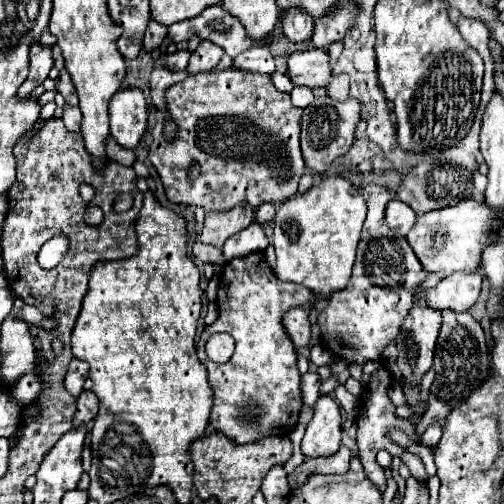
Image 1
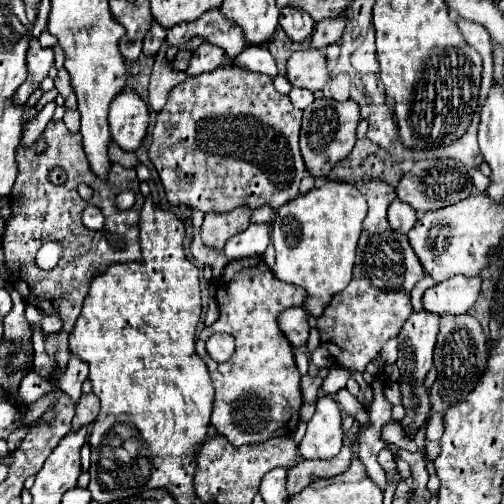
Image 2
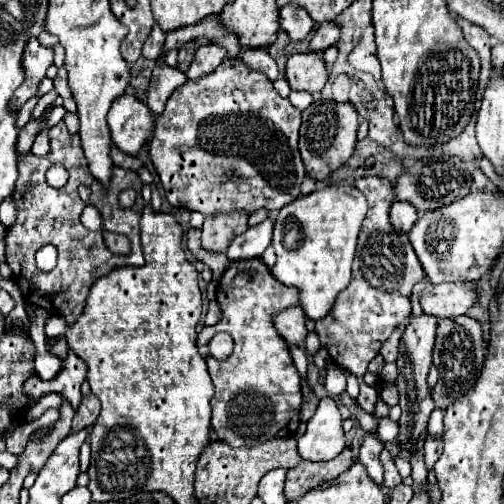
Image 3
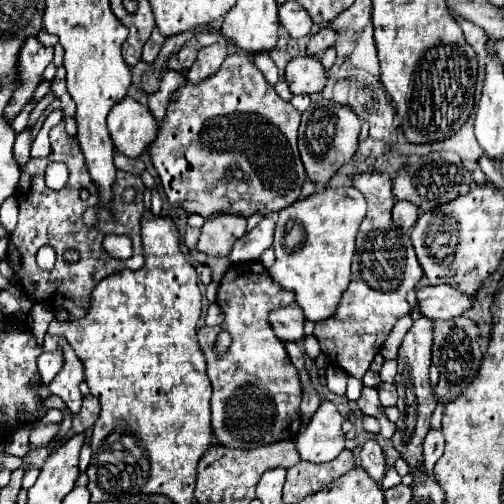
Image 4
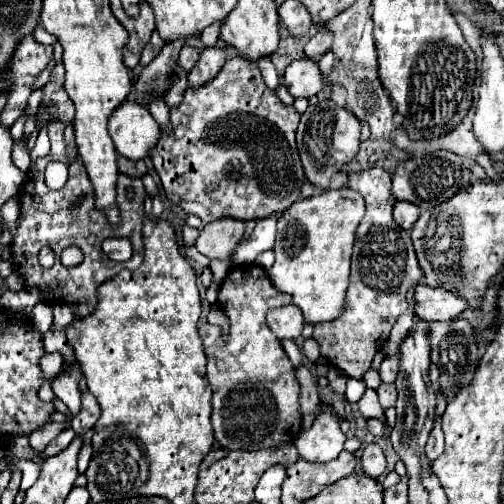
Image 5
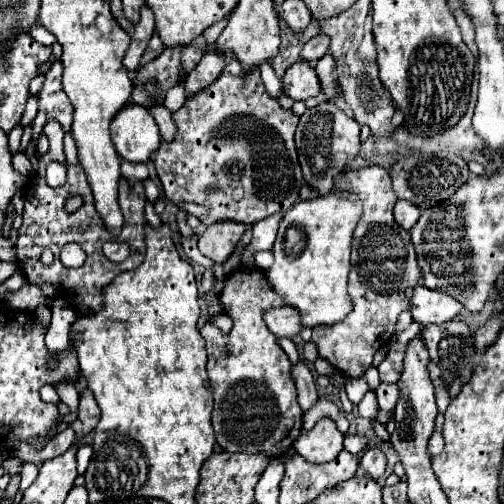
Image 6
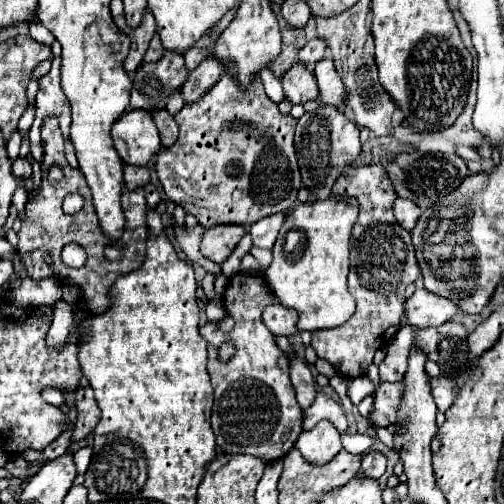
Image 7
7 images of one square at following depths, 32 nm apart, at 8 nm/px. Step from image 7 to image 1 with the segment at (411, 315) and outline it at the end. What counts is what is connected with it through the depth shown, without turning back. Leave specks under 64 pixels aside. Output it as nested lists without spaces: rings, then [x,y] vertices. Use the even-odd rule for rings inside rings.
[[[480,268],[476,272],[454,272],[438,286],[428,290],[428,306],[440,310],[450,308],[456,312],[466,312],[480,296],[482,278],[484,276]]]

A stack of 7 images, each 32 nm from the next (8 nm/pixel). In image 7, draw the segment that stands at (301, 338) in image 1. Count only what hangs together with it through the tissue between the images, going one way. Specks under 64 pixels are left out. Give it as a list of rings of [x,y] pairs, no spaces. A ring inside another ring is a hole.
[[[268,306],[262,314],[264,324],[268,326],[268,330],[276,336],[292,336],[298,332],[296,328],[296,312],[292,312],[292,308],[284,308],[284,306]]]

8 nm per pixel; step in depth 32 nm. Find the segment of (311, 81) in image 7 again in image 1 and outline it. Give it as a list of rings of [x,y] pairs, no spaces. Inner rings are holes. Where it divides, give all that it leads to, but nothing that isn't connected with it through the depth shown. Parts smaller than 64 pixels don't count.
[[[308,48],[302,52],[294,52],[288,58],[288,74],[296,86],[326,86],[332,78],[328,50],[324,48]]]

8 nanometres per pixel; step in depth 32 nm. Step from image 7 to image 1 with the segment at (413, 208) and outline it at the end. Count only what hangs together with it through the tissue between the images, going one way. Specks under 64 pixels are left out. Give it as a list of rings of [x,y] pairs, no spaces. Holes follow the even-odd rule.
[[[392,200],[388,204],[388,208],[386,208],[386,224],[392,230],[396,230],[400,236],[406,236],[408,230],[414,226],[414,222],[416,222],[416,214],[408,204],[404,204],[400,200]]]

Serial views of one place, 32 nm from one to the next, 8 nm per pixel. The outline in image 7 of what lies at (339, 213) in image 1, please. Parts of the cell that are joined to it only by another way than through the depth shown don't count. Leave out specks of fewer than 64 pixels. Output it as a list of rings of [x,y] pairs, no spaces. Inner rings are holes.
[[[330,196],[328,200],[298,204],[286,214],[272,248],[274,260],[264,272],[264,278],[282,306],[298,310],[300,330],[336,328],[352,316],[356,302],[348,294],[346,276],[350,266],[350,234],[358,214],[360,204],[350,196],[340,196],[340,200]]]

